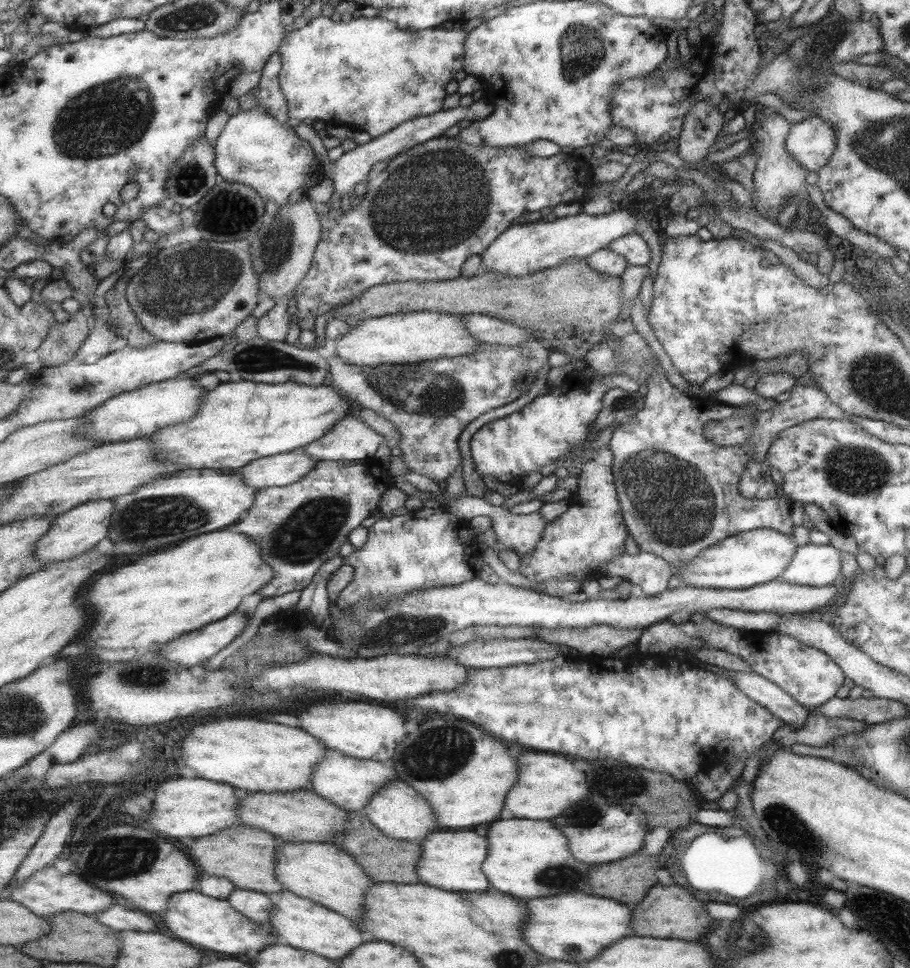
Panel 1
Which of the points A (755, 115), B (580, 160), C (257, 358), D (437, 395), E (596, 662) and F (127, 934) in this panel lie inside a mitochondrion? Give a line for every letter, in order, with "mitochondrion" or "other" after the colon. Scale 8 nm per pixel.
A: mitochondrion
B: other
C: mitochondrion
D: mitochondrion
E: other
F: other

